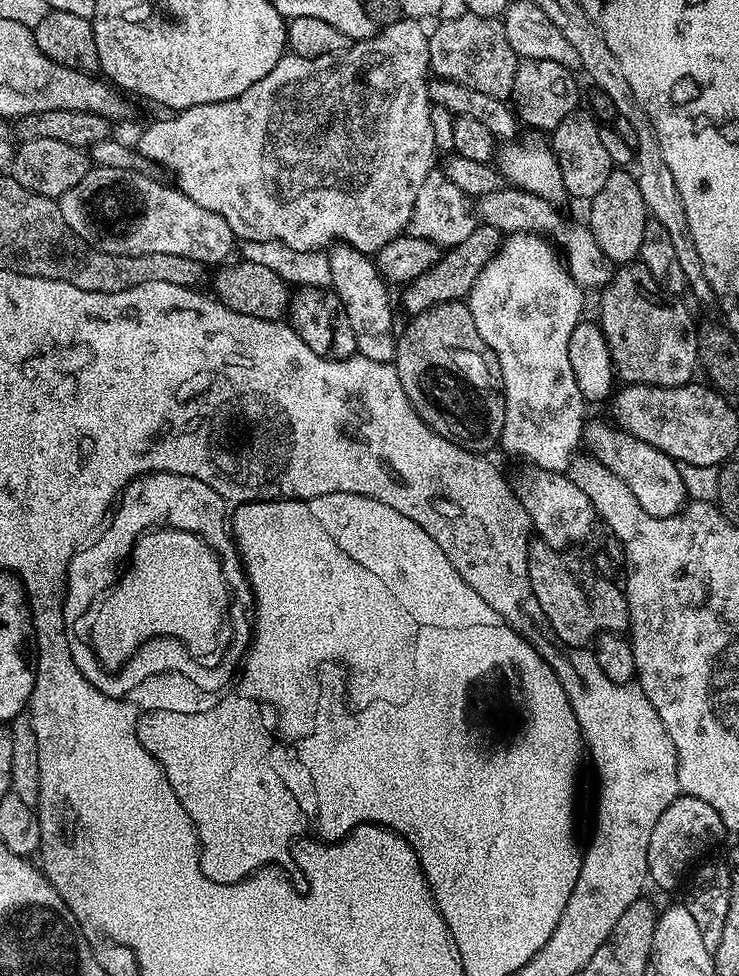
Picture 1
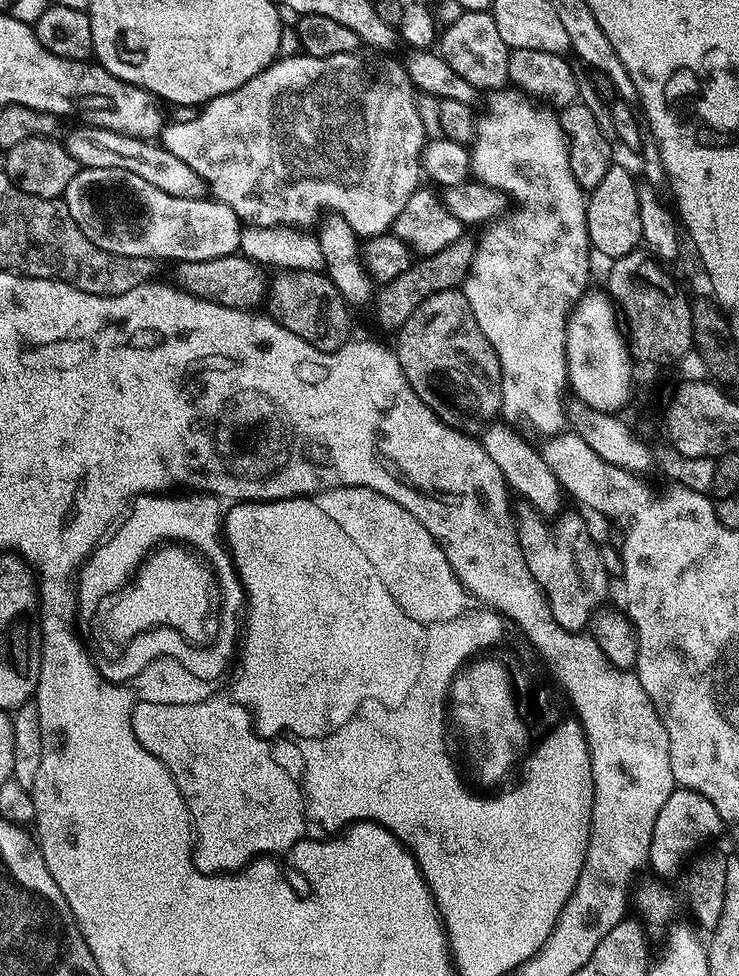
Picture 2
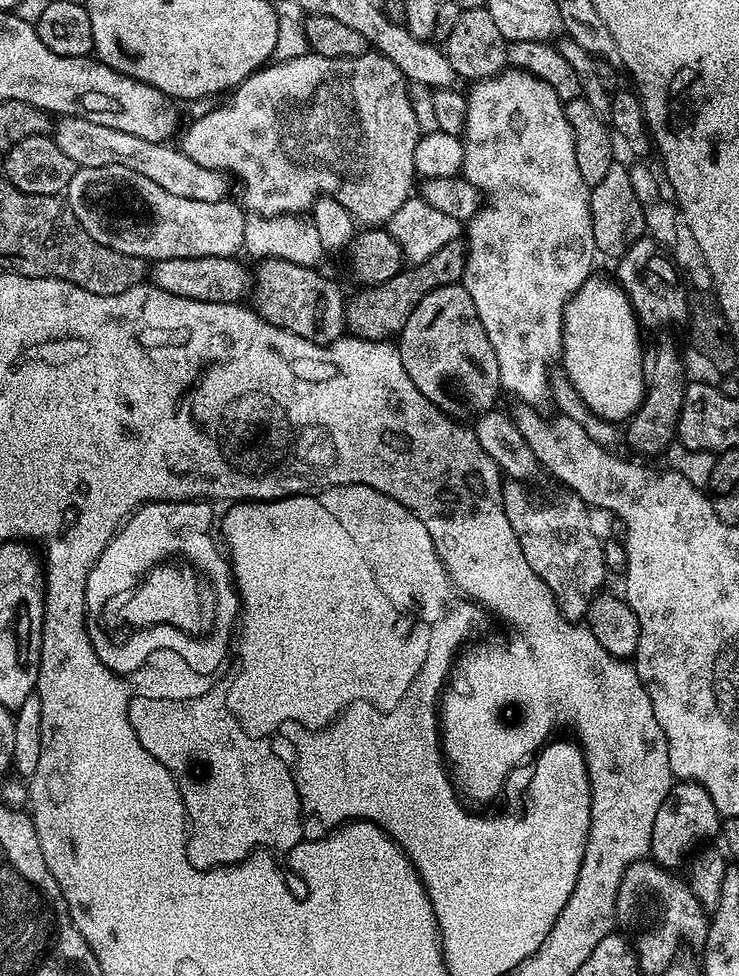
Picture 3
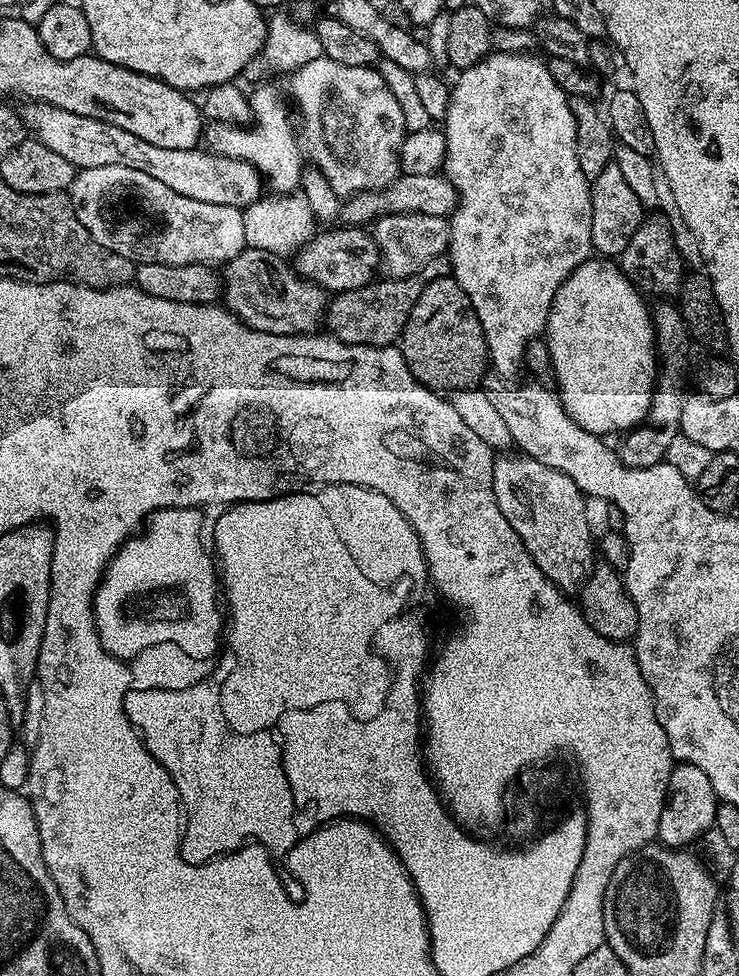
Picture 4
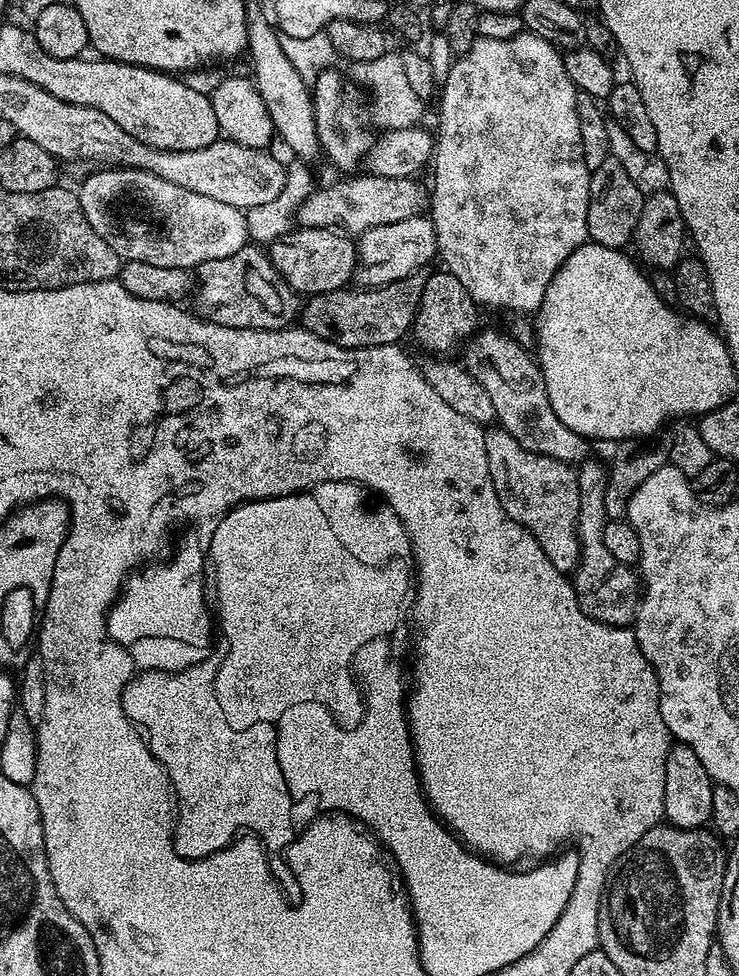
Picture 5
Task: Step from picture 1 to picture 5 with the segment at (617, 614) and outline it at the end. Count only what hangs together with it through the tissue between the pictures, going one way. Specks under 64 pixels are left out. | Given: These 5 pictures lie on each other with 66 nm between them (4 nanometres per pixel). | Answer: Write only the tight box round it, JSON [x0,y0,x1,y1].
[484,426,580,574]

